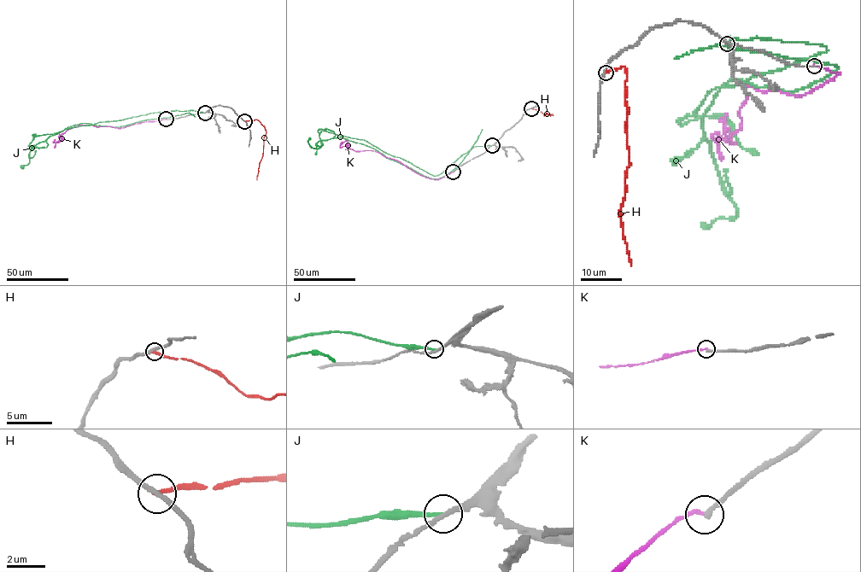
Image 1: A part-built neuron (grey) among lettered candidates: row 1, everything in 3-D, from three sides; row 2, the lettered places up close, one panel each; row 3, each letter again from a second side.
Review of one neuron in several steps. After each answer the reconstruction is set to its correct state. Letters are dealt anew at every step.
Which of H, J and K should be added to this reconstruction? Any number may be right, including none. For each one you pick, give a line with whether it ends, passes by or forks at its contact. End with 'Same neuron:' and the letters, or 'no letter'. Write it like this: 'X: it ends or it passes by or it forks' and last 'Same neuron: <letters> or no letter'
Same neuron: no letter

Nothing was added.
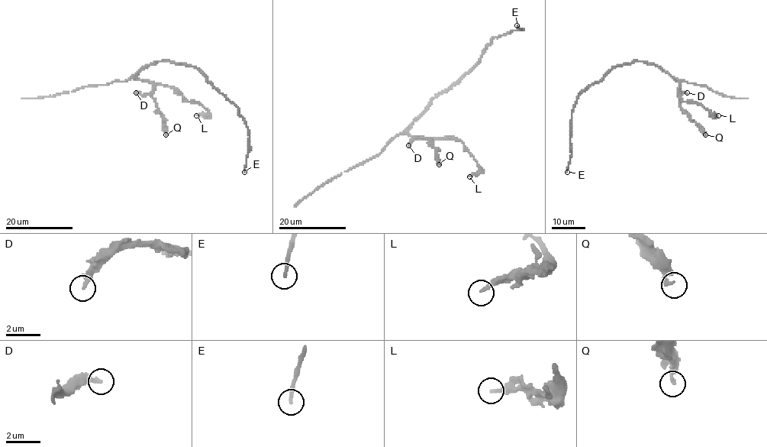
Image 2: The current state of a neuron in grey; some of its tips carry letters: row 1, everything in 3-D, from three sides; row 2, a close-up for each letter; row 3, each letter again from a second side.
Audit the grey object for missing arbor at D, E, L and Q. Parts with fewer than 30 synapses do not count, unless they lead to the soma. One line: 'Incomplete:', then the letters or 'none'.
Incomplete: D

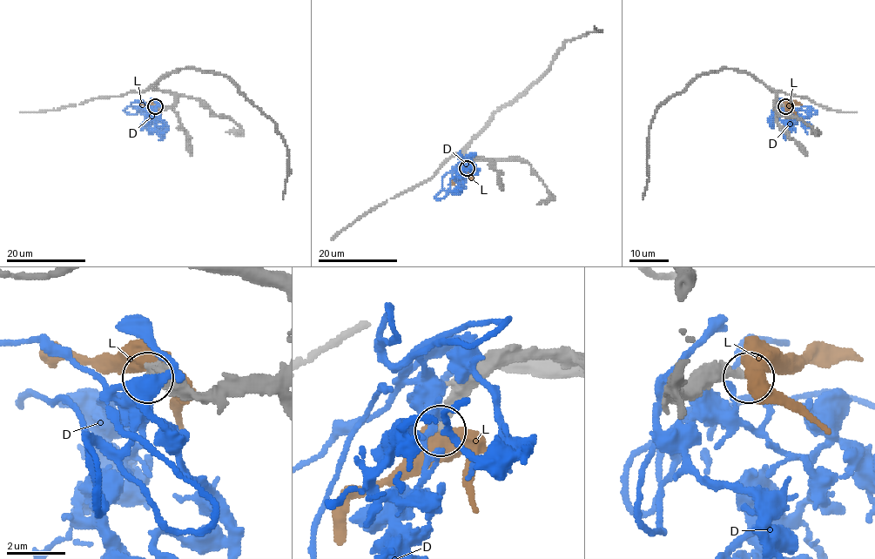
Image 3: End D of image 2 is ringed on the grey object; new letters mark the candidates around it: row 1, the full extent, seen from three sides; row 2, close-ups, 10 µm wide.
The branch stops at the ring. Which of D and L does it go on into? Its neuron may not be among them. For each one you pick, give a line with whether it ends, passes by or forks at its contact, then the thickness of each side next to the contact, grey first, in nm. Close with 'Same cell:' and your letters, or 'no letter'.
Same cell: no letter

